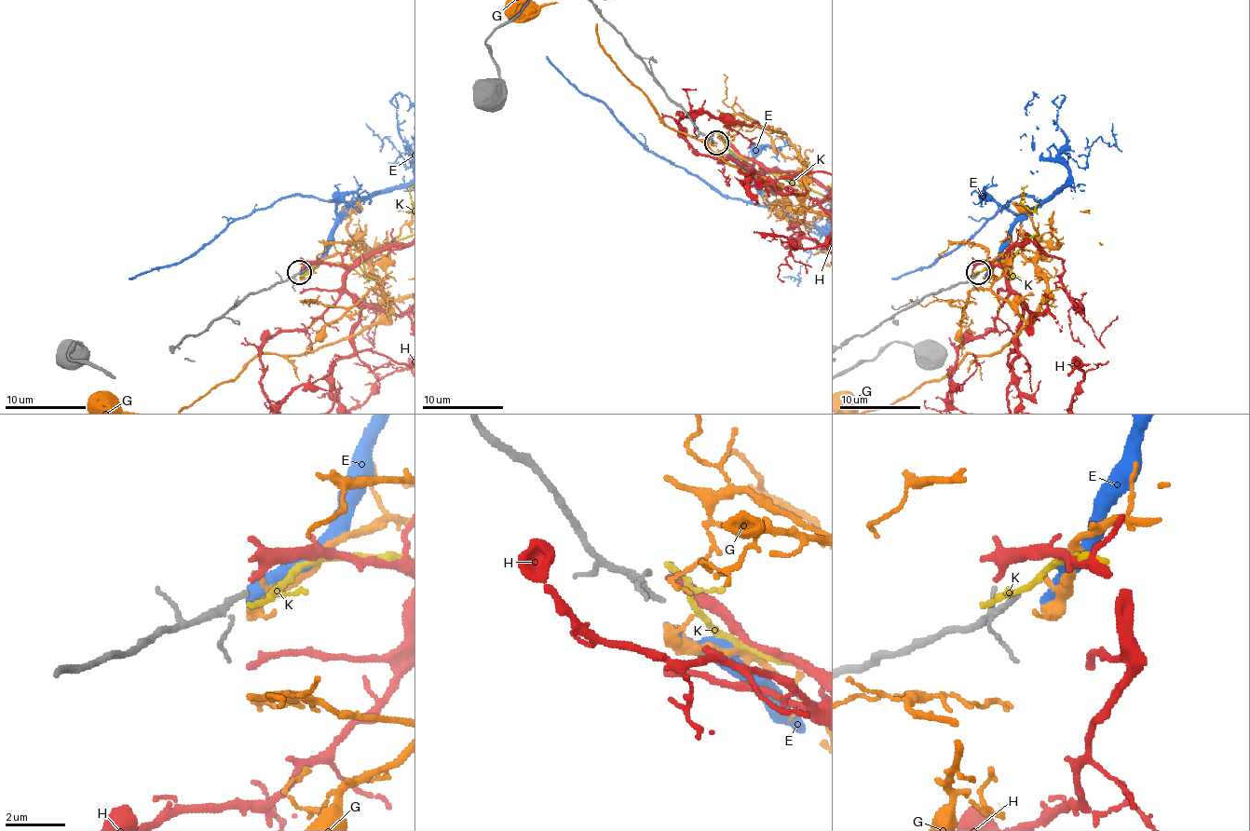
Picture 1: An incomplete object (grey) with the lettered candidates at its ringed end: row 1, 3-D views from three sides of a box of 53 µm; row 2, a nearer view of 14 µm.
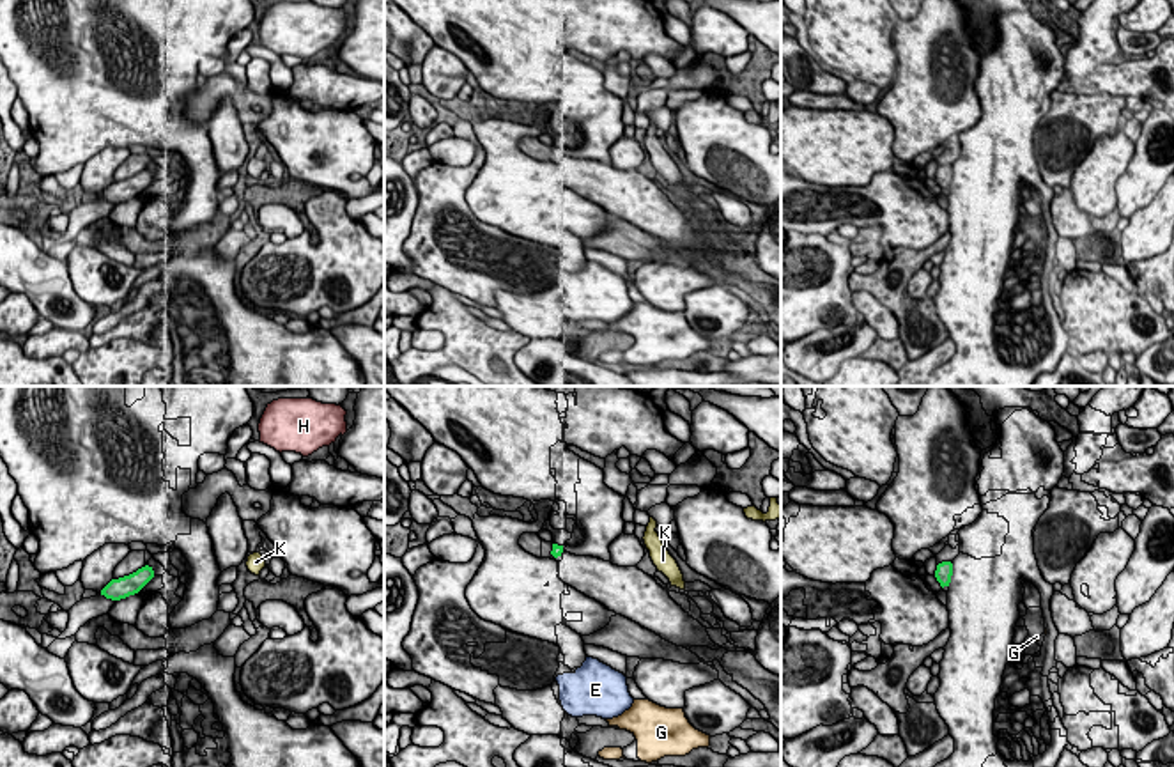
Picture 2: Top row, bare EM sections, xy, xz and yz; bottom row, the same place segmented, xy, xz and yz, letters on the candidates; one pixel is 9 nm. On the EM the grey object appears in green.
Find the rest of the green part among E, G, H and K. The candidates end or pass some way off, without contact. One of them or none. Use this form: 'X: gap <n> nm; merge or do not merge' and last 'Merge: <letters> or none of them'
E: gap 950 nm; do not merge
G: gap 1450 nm; do not merge
H: gap 1500 nm; merge
K: gap 750 nm; do not merge
Merge: H

